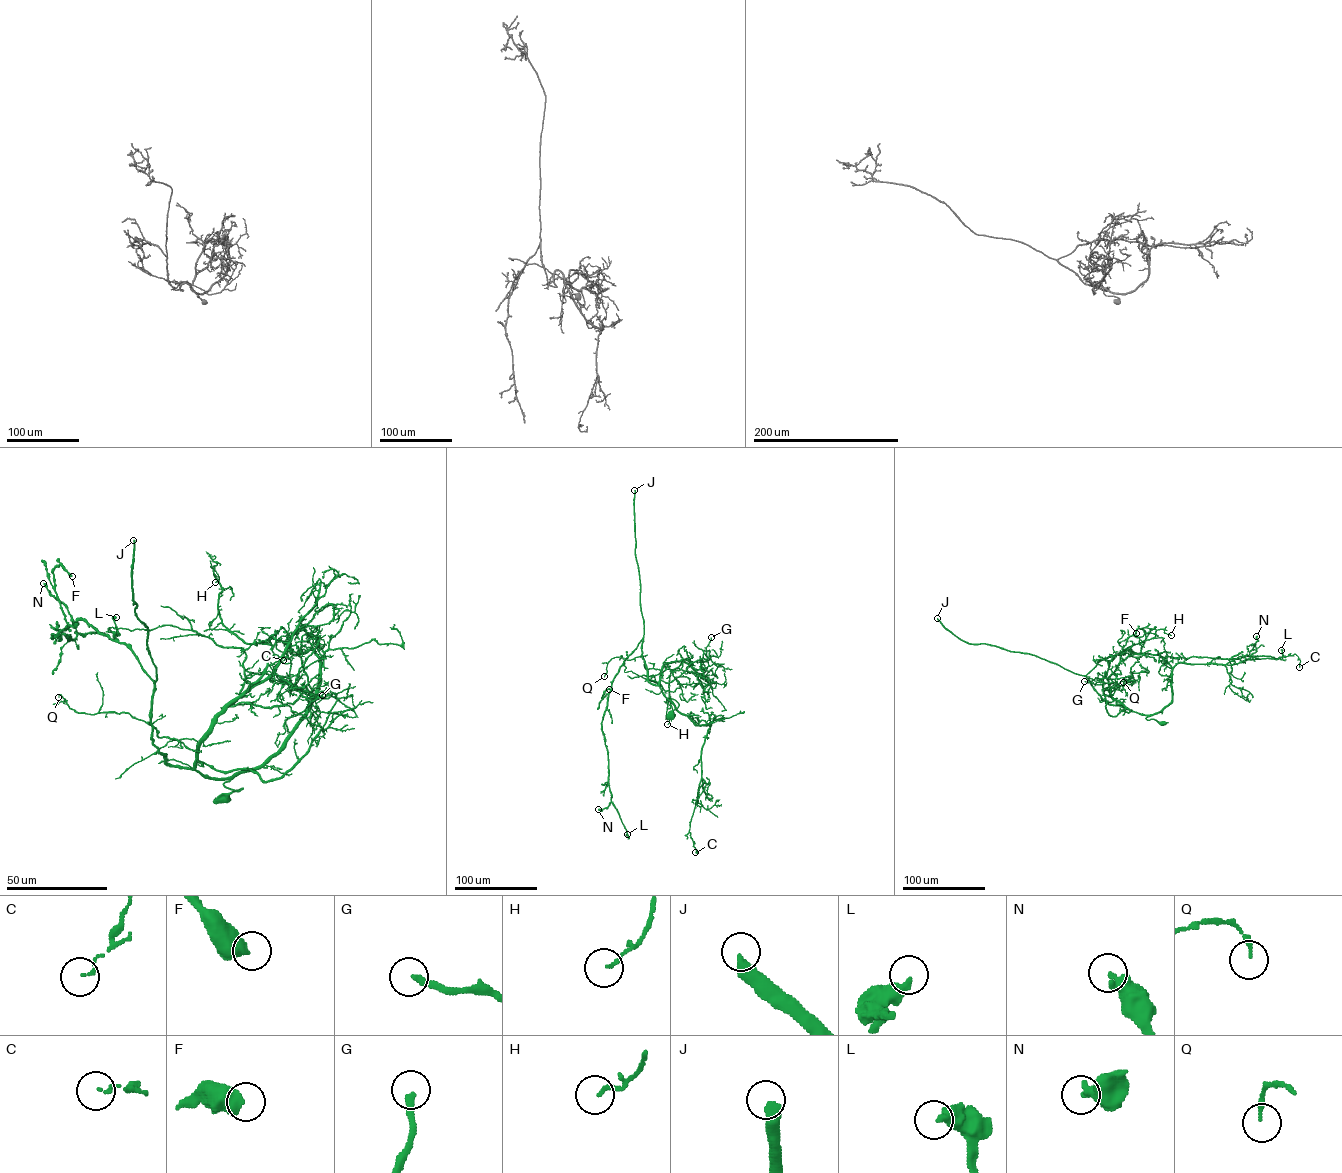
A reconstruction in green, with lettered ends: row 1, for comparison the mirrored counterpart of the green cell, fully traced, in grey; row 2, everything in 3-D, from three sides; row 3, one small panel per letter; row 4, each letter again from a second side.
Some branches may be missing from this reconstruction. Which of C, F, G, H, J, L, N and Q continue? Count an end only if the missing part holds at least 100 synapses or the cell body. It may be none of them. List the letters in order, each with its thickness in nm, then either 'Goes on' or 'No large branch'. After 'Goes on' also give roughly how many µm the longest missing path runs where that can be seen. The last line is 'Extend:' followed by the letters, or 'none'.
C: Thickness 90 nm. No large branch
F: Thickness 600 nm. No large branch
G: Thickness 260 nm. No large branch
H: Thickness 110 nm. No large branch
J: Thickness 440 nm. Goes on. Missing length about 200 µm
L: Thickness 380 nm. No large branch
N: Thickness 440 nm. No large branch
Q: Thickness 160 nm. No large branch
Extend: J

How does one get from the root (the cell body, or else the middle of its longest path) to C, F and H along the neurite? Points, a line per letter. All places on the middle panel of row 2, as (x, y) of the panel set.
C: (671, 715), (679, 704), (672, 699), (696, 724), (710, 725), (689, 830), (695, 852)
F: (671, 715), (679, 703), (671, 699), (672, 703), (648, 680), (642, 639), (609, 689)
H: (671, 715), (679, 703), (662, 692), (661, 670), (682, 659), (690, 662), (687, 658), (670, 673), (667, 724)

